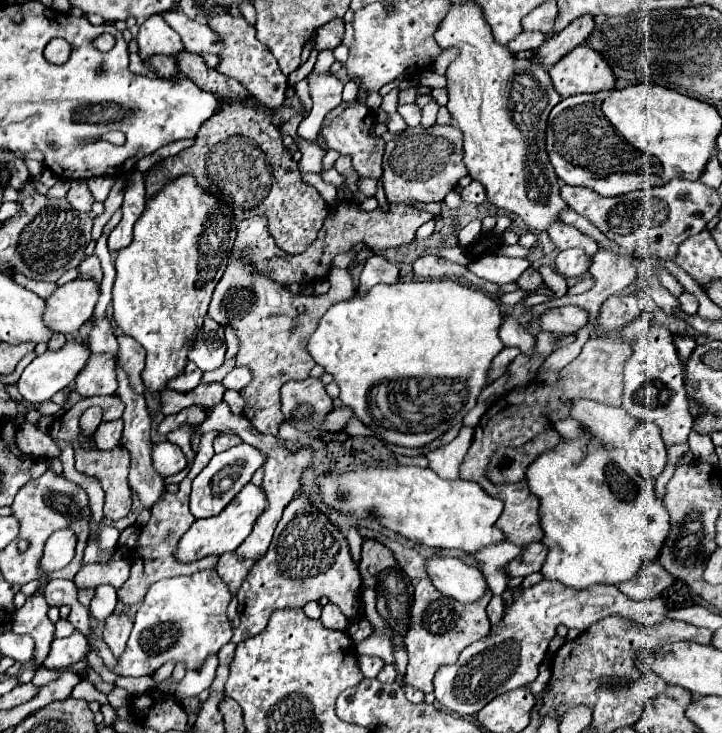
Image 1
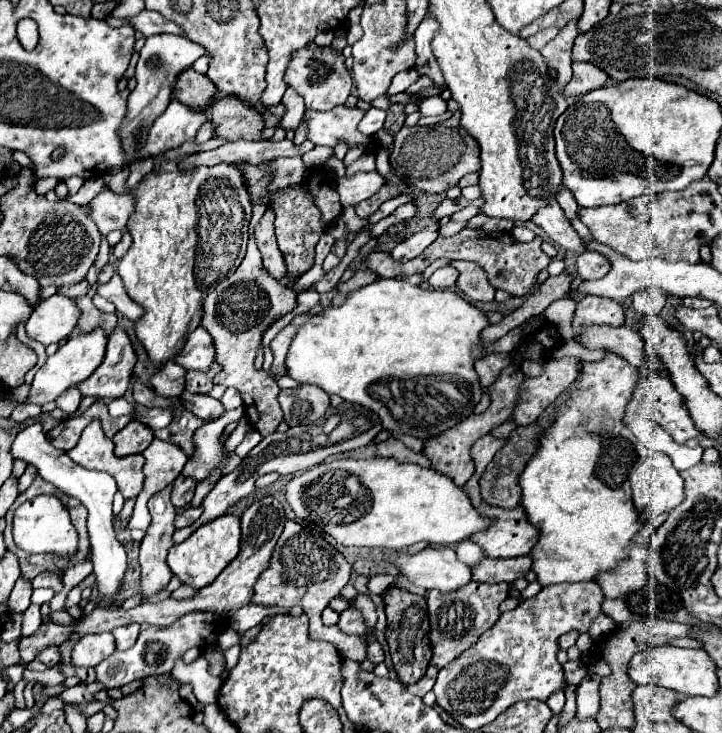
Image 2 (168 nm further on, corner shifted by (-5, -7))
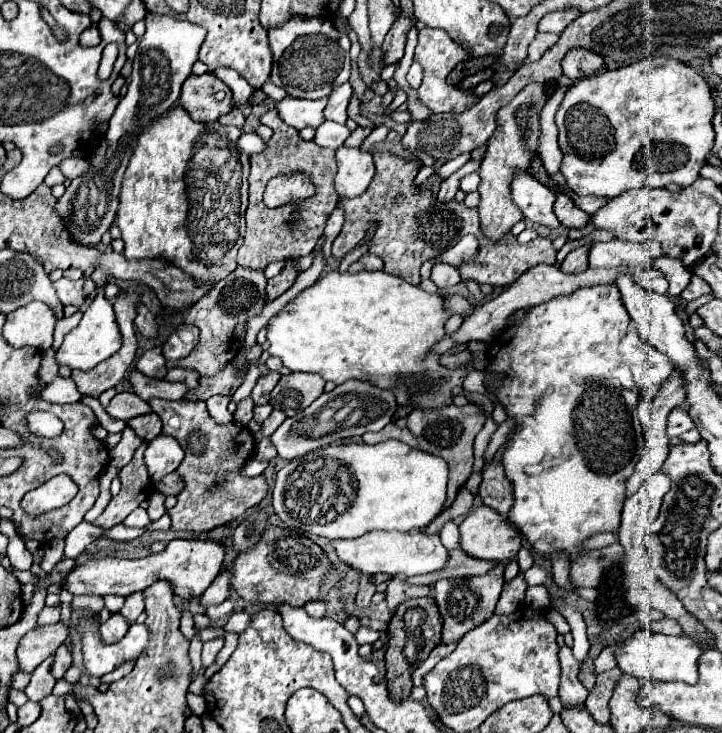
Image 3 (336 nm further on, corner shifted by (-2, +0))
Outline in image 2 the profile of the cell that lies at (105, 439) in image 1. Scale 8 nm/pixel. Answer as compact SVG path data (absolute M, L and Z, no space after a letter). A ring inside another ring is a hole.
M131 420L123 430L119 430L113 436L113 444L115 444L115 454L117 456L129 456L129 454L137 454L143 452L151 442L153 442L153 430L137 420Z

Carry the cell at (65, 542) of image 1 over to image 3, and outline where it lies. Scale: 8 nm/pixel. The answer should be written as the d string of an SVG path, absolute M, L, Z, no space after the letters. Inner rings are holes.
M58 475L46 481L44 485L28 491L28 495L24 495L22 499L22 509L26 515L38 517L52 509L64 507L74 499L74 495L76 495L76 483L72 483L72 479L68 479L66 475Z

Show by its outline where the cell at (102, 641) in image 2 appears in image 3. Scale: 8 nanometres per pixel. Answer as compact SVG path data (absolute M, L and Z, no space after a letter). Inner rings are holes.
M114 613L106 623L102 623L98 629L100 629L100 637L104 643L118 643L126 631L128 631L128 623L126 619L120 615L120 613Z

